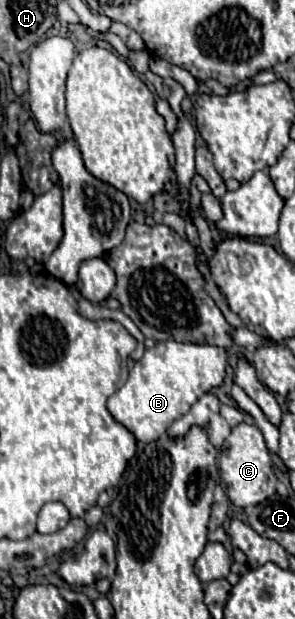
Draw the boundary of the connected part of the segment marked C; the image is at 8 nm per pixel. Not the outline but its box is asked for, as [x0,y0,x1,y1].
[220,423,276,507]

